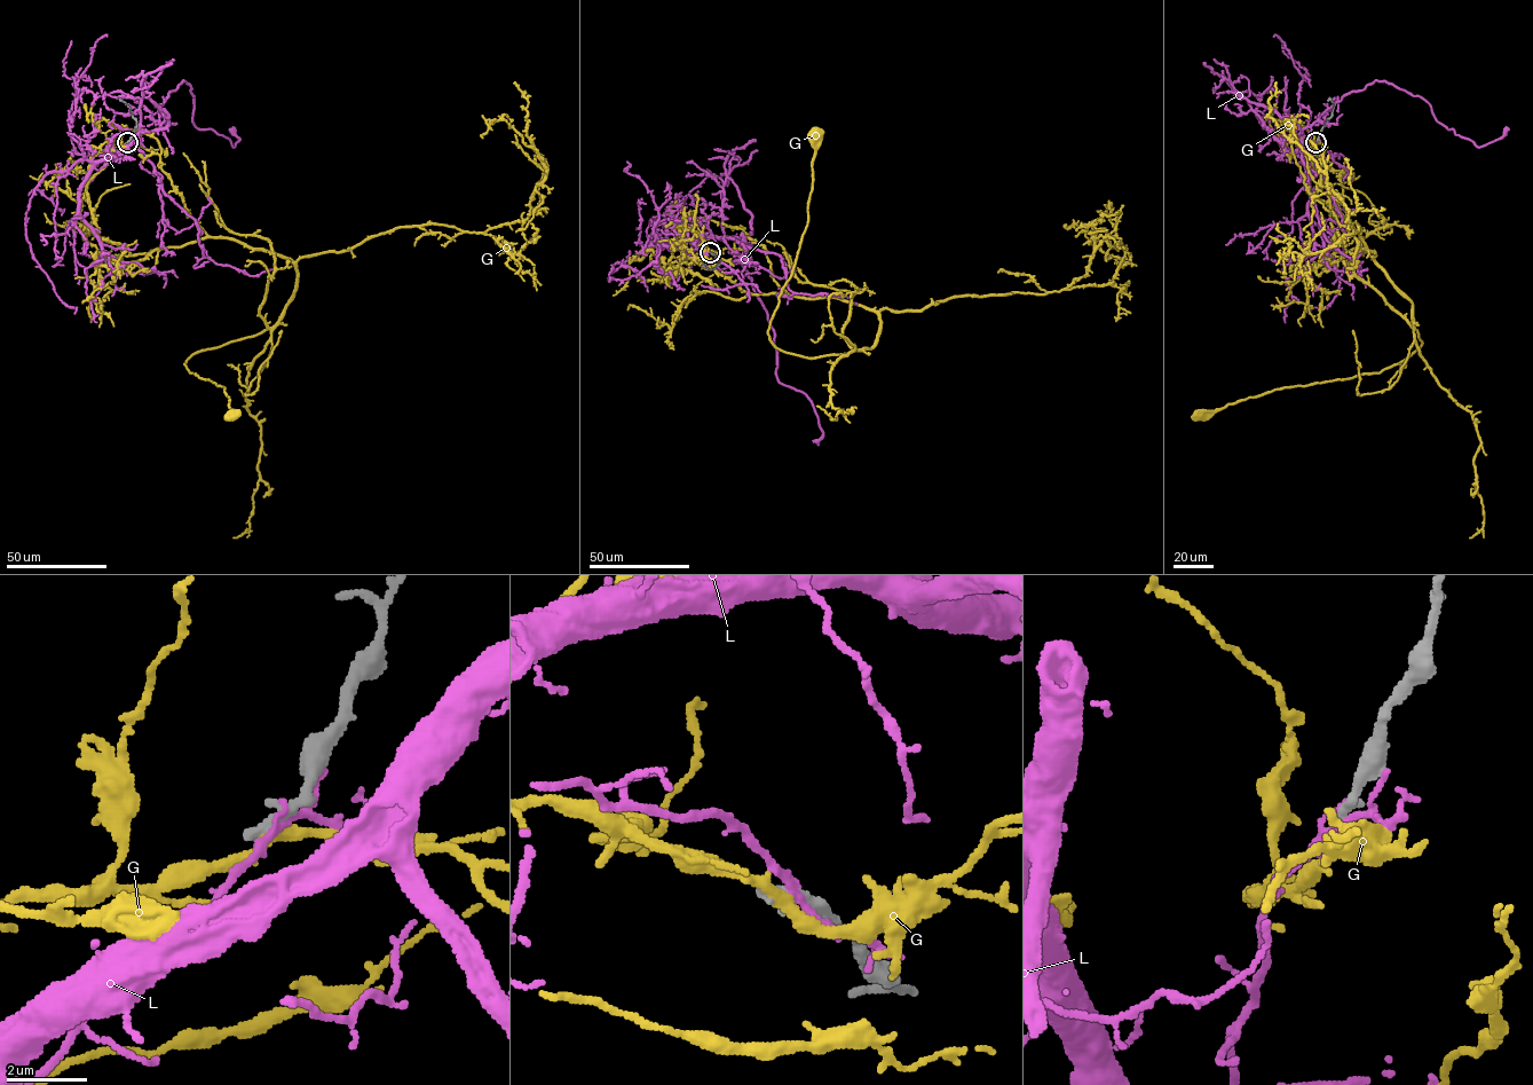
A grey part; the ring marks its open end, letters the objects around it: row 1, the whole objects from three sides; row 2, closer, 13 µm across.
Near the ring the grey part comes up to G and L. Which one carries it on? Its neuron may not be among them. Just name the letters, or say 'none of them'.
none of them

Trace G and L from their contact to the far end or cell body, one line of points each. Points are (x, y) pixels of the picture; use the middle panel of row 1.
G: (711, 252), (679, 242), (670, 265), (734, 299), (864, 306), (877, 341), (806, 358), (767, 333), (815, 134)
L: (712, 252), (701, 240), (744, 240), (742, 264), (774, 332), (777, 379), (811, 402), (822, 432), (818, 442)

